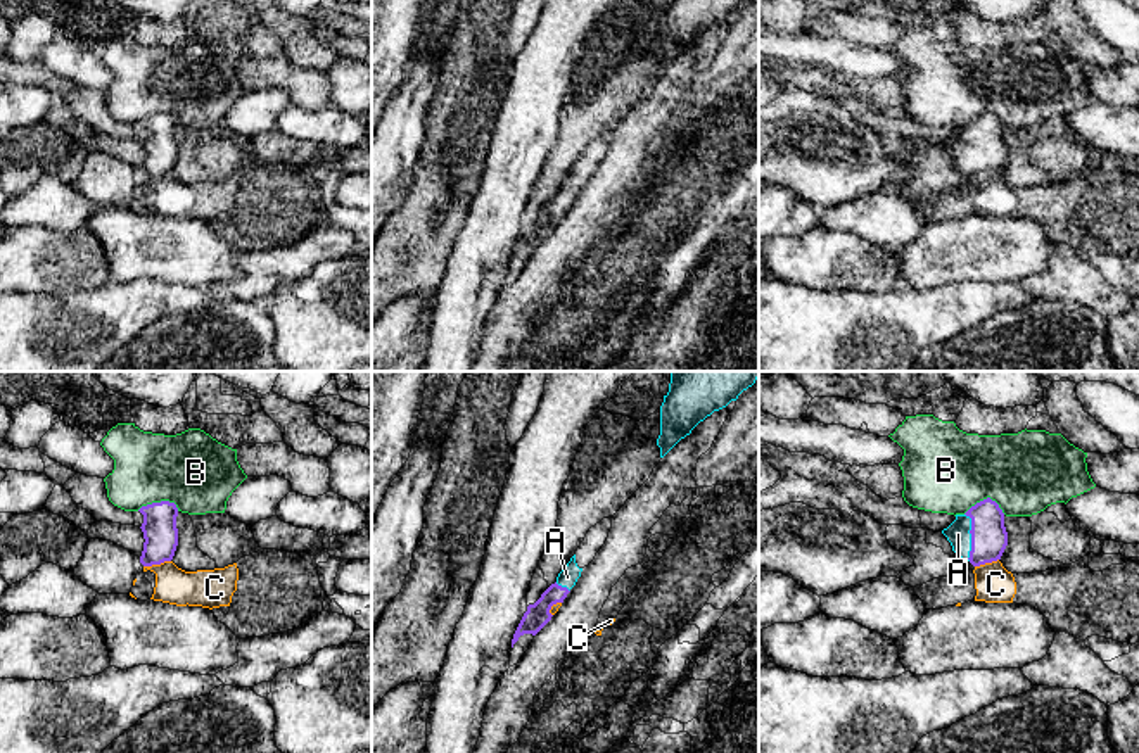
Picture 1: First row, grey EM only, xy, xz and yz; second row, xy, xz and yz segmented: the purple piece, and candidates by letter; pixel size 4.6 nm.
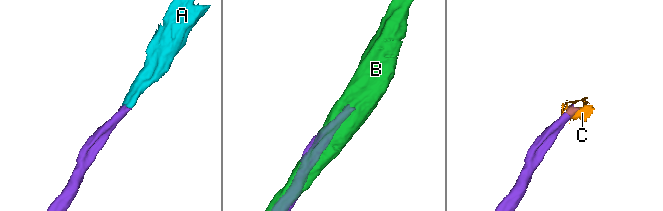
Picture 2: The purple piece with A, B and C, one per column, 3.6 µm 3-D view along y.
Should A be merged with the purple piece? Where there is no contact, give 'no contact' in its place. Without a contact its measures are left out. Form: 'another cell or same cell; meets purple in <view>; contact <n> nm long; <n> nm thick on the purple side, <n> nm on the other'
same cell; meets purple in yz; contact 220 nm long; 170 nm thick on the purple side, 110 nm on the other

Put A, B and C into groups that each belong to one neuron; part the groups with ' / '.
A / B / C

